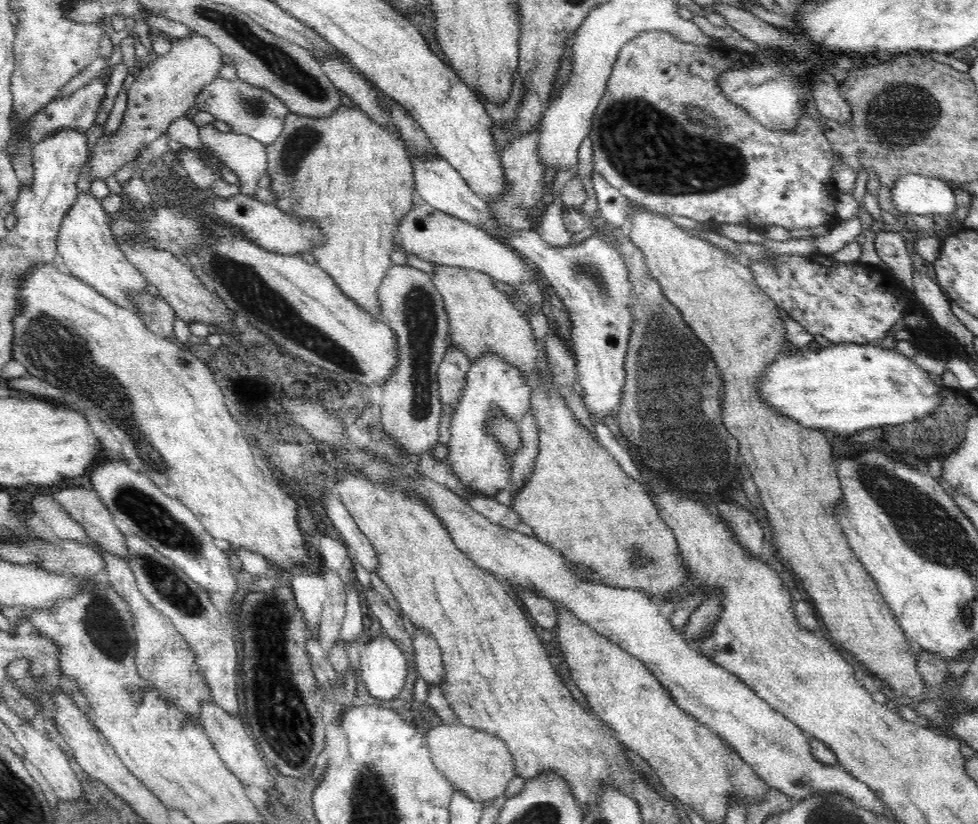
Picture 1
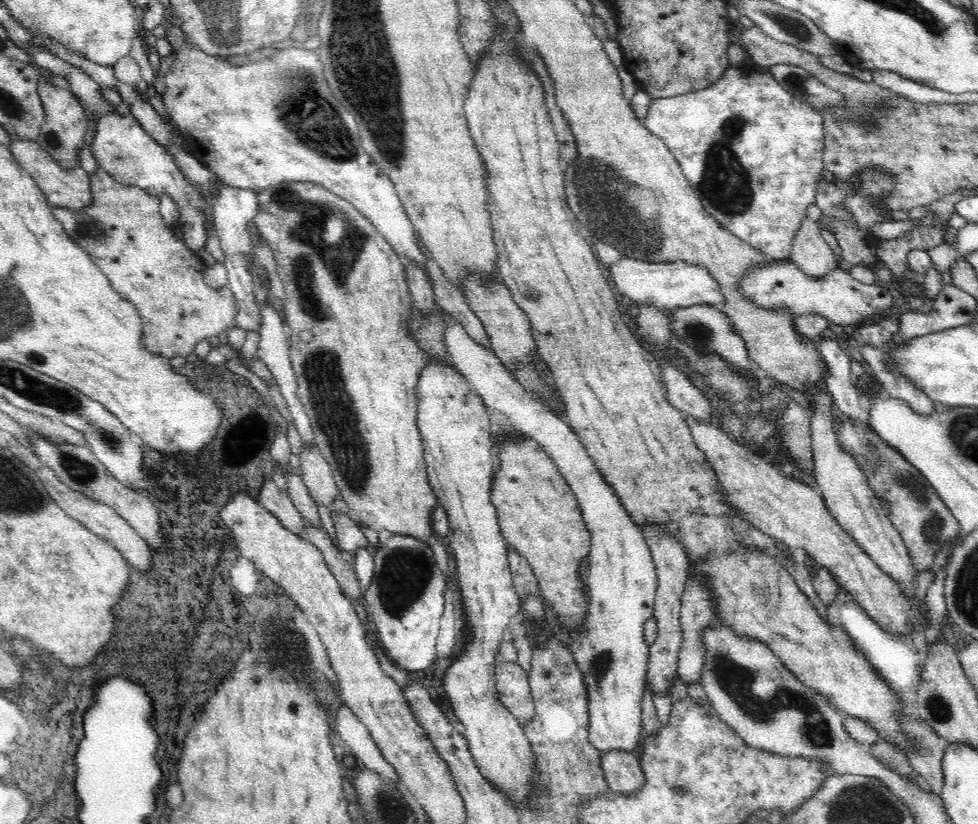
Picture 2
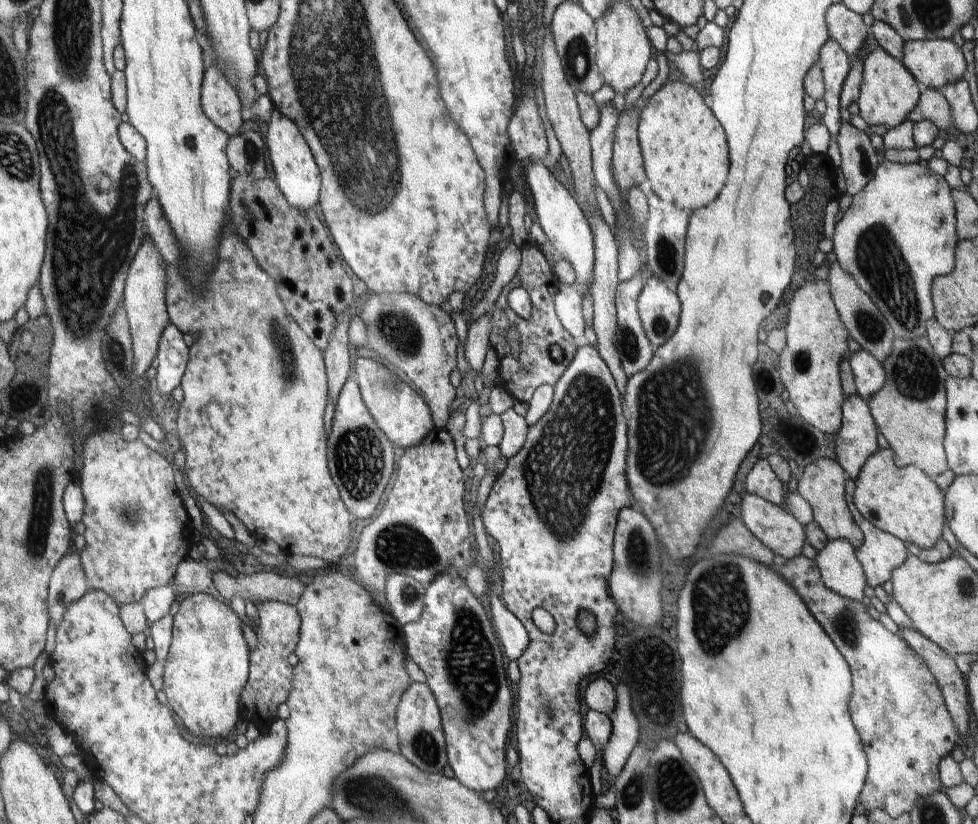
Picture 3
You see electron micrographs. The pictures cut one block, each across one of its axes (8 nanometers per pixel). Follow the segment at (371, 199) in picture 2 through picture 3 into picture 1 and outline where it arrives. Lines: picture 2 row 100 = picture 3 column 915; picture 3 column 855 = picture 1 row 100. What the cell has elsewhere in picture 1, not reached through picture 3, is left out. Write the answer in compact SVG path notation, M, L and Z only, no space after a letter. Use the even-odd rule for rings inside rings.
M220 76L214 78L208 86L204 86L204 90L200 90L196 94L196 102L192 106L196 106L198 112L212 114L214 120L218 120L218 122L226 122L234 134L250 136L250 138L262 142L266 148L276 144L280 134L284 132L284 122L286 122L288 114L292 114L290 108L268 88L252 86L252 84L244 82L242 78L228 80L228 78L220 78Z

